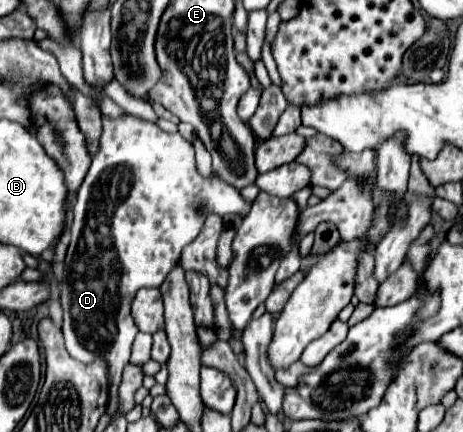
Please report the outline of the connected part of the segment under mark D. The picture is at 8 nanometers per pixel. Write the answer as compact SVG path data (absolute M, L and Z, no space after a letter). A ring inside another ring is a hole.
M125 116L125 118L103 118L103 134L101 134L101 148L99 152L93 156L91 168L81 184L81 188L77 190L77 200L73 204L73 220L71 220L71 244L67 248L67 258L65 258L65 272L63 278L59 280L61 286L61 306L63 306L63 336L65 336L65 348L67 352L79 360L79 362L91 362L95 358L105 358L109 362L109 388L111 388L111 398L109 398L109 406L107 406L107 414L113 414L117 410L117 388L121 384L121 372L129 362L129 354L131 354L131 344L135 340L135 334L139 332L133 318L131 318L131 302L133 296L137 294L137 290L141 288L159 288L161 282L165 280L165 276L171 272L171 268L177 264L181 250L193 242L197 238L197 234L201 232L203 220L205 220L205 212L215 212L215 214L239 214L241 218L247 216L251 208L251 202L247 202L233 186L225 184L223 180L219 180L215 174L211 178L203 178L197 172L195 166L195 150L193 146L181 138L181 134L169 134L159 130L155 124L141 120L137 116Z

